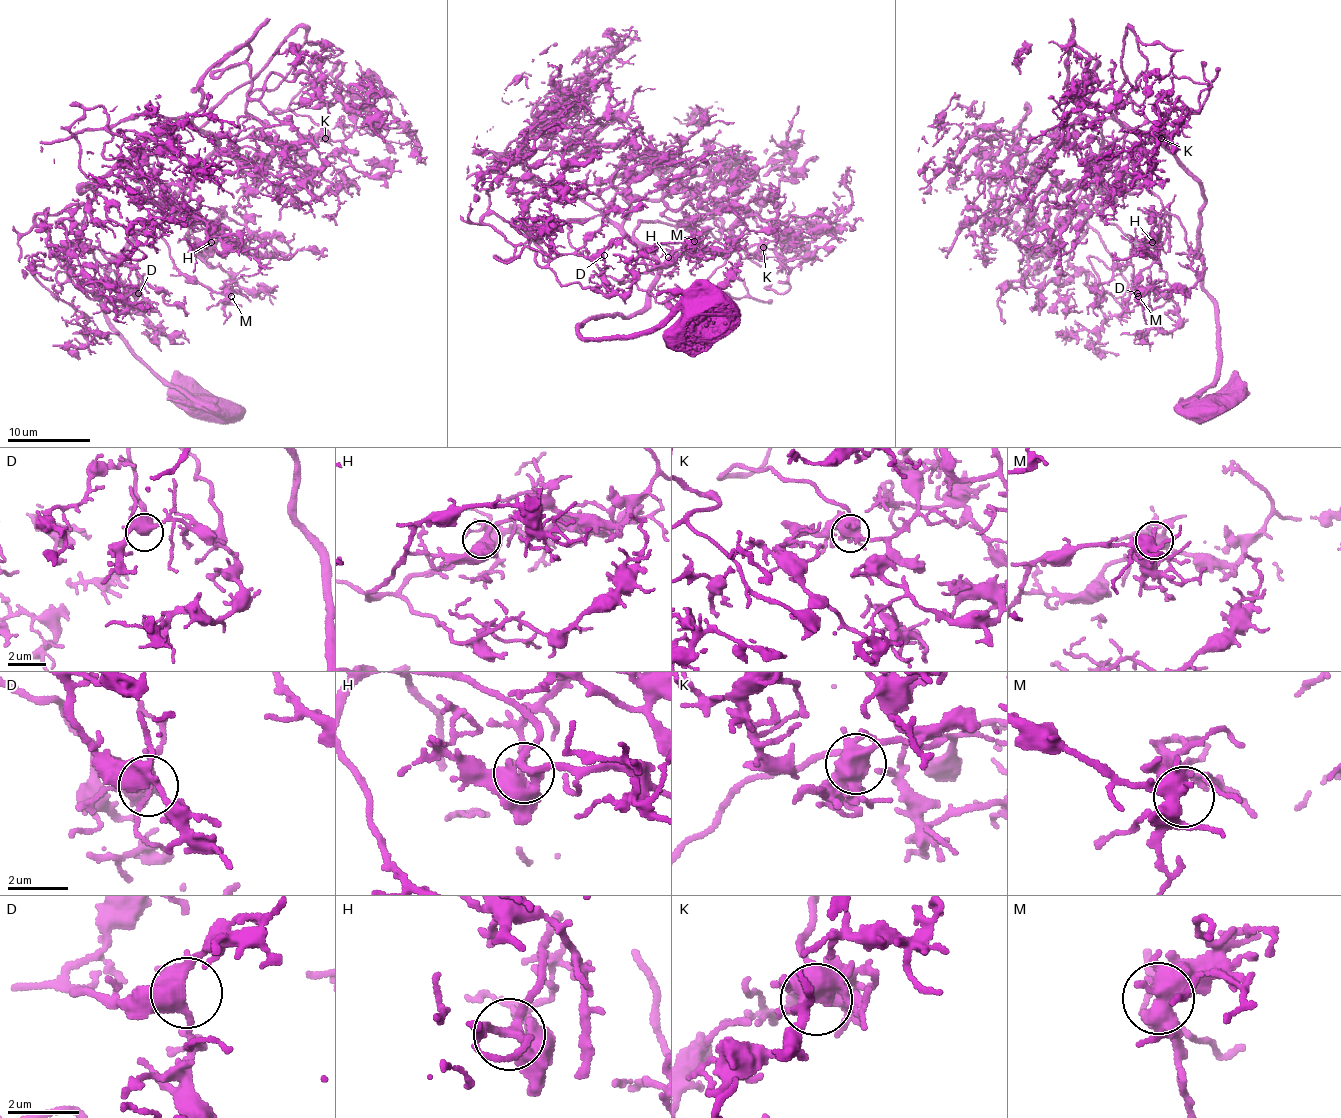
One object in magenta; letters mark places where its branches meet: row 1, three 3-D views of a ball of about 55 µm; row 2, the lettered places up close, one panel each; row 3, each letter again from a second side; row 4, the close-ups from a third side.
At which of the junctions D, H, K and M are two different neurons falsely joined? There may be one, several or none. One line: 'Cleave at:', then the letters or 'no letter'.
Cleave at: no letter

